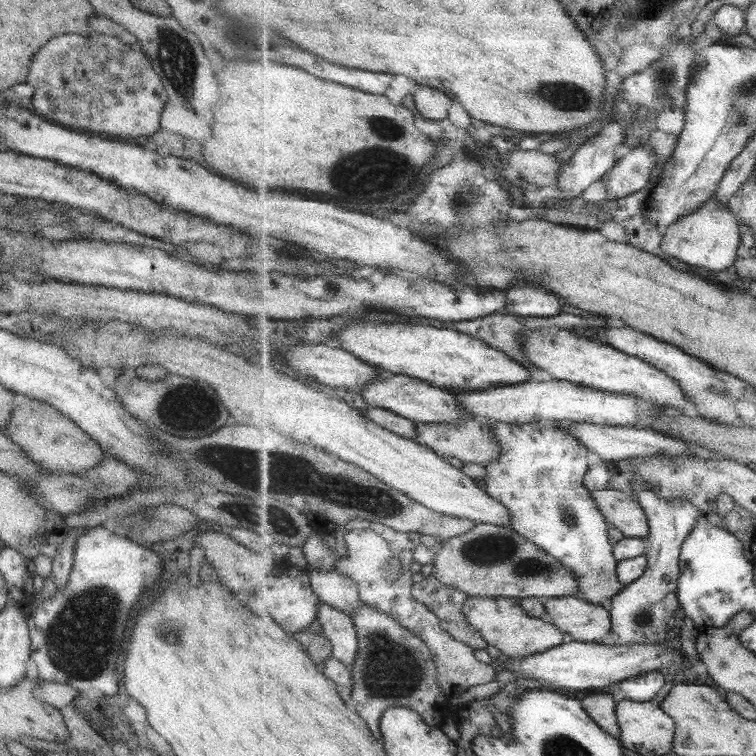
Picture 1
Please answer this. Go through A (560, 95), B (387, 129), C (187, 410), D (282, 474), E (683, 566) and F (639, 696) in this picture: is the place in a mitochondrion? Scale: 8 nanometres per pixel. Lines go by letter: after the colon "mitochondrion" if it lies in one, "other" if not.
A: mitochondrion
B: mitochondrion
C: mitochondrion
D: mitochondrion
E: other
F: other

